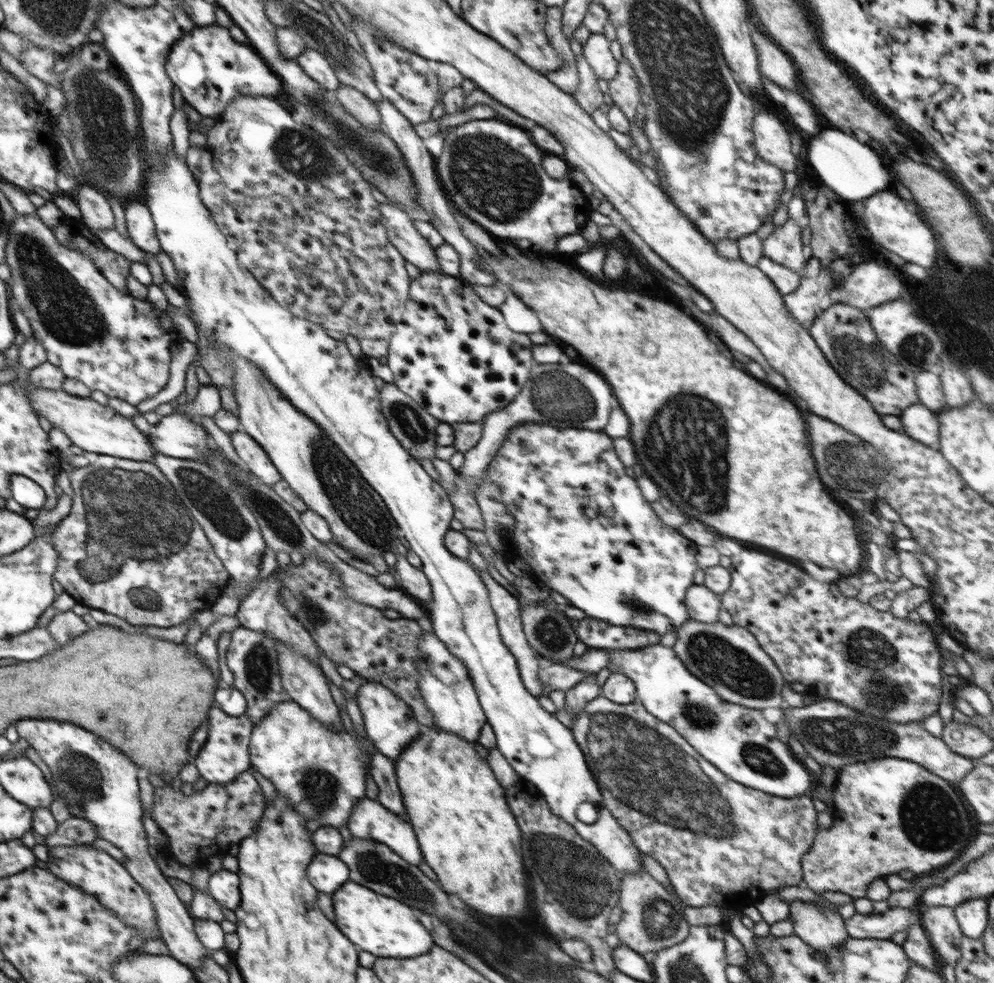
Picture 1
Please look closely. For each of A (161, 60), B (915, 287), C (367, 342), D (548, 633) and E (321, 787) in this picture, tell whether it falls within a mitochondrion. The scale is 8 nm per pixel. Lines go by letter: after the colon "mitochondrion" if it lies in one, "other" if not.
A: other
B: other
C: other
D: mitochondrion
E: mitochondrion

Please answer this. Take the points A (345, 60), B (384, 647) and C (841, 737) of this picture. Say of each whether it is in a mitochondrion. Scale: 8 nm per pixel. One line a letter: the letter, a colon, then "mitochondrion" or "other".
A: mitochondrion
B: other
C: mitochondrion

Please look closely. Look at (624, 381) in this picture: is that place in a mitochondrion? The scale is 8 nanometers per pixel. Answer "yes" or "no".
no

